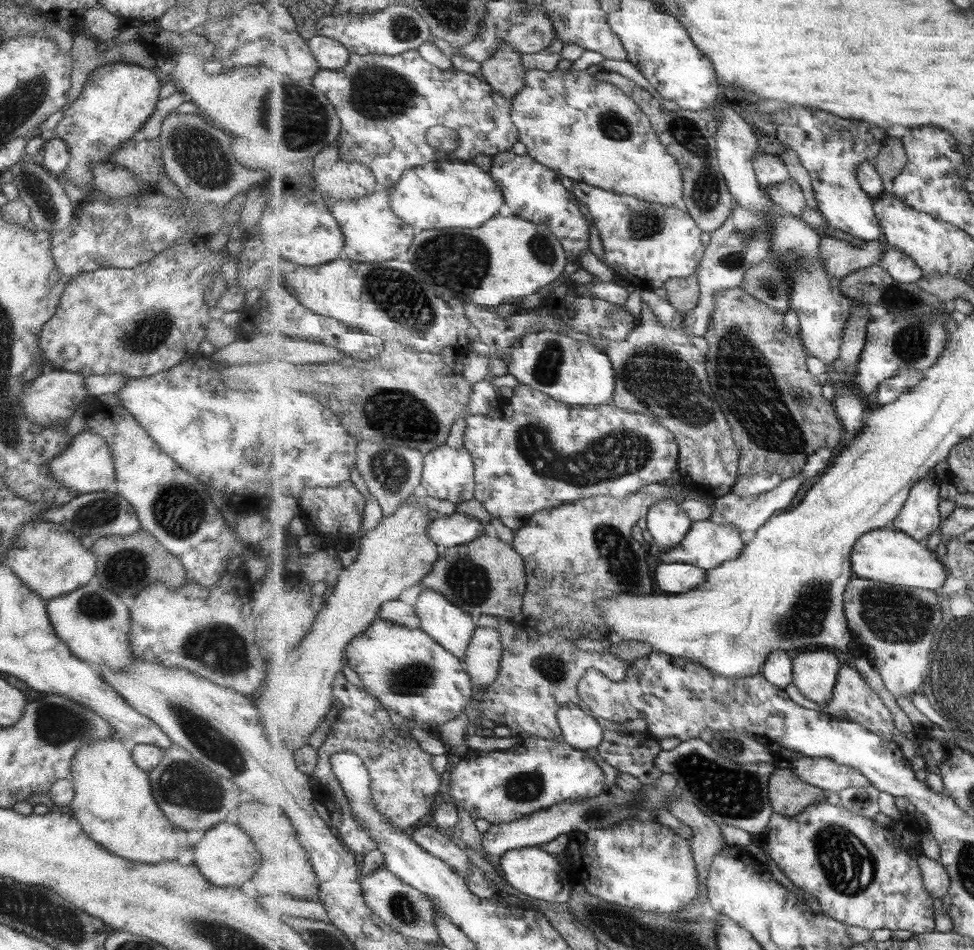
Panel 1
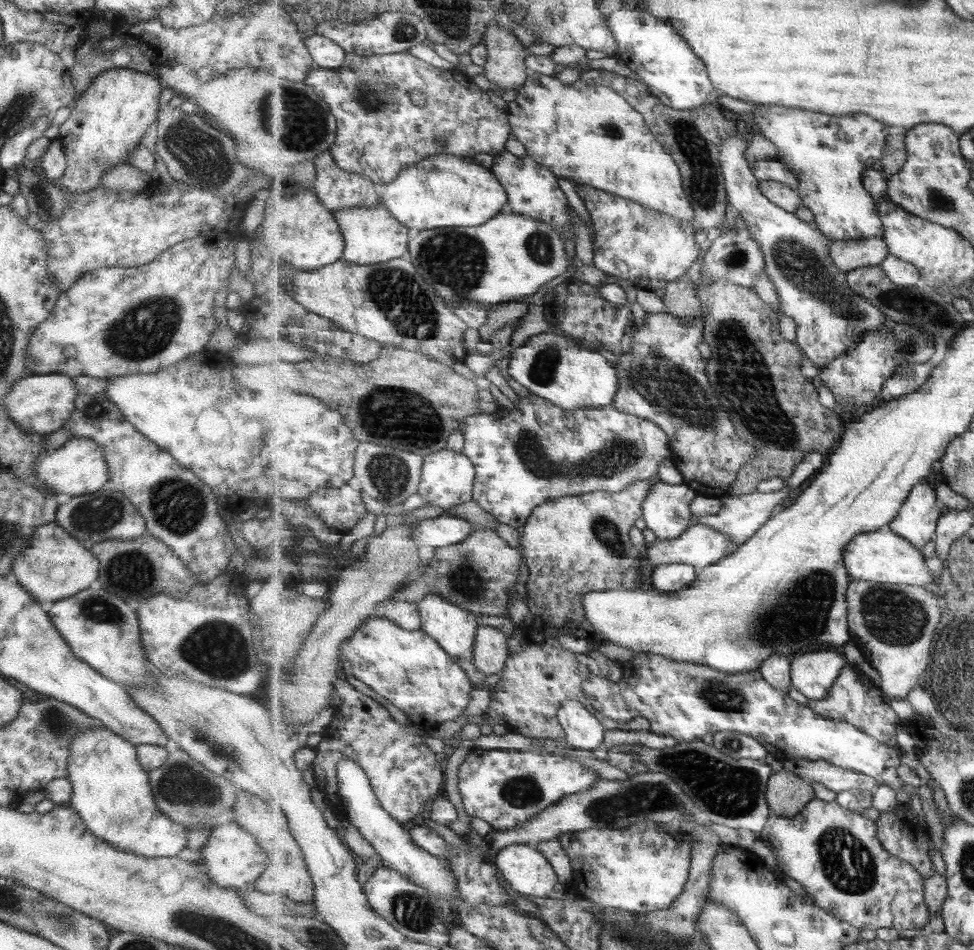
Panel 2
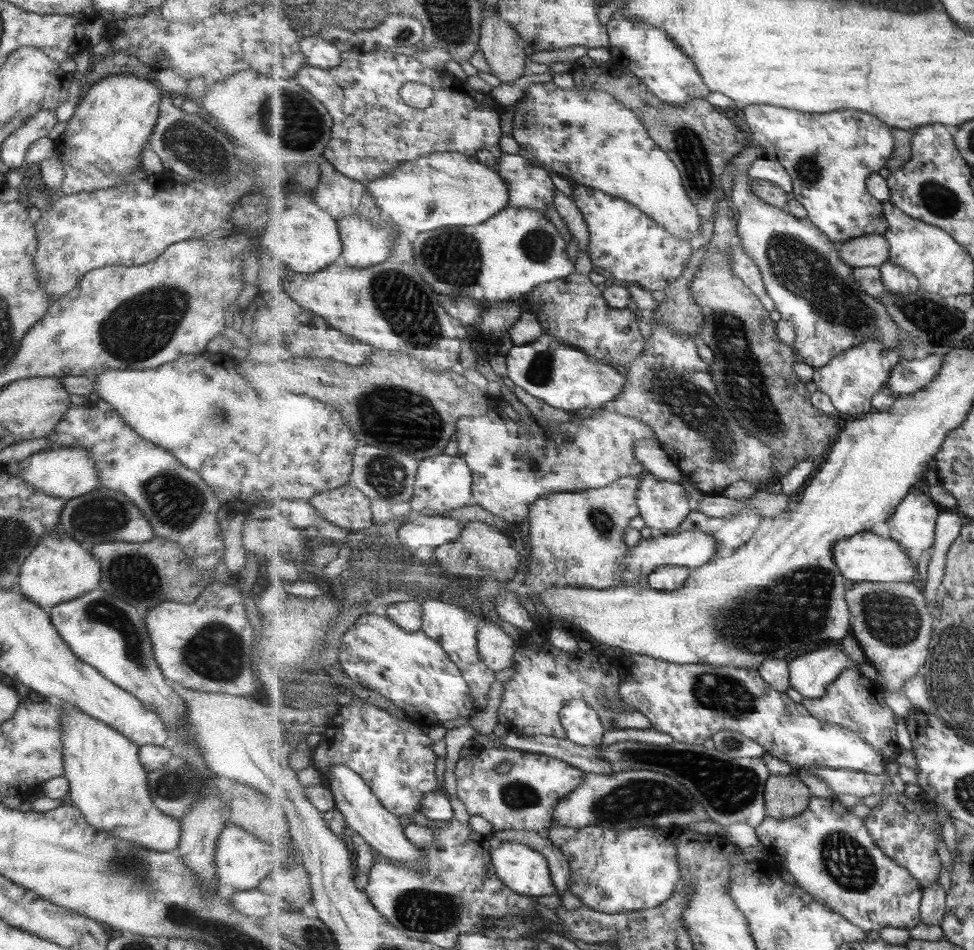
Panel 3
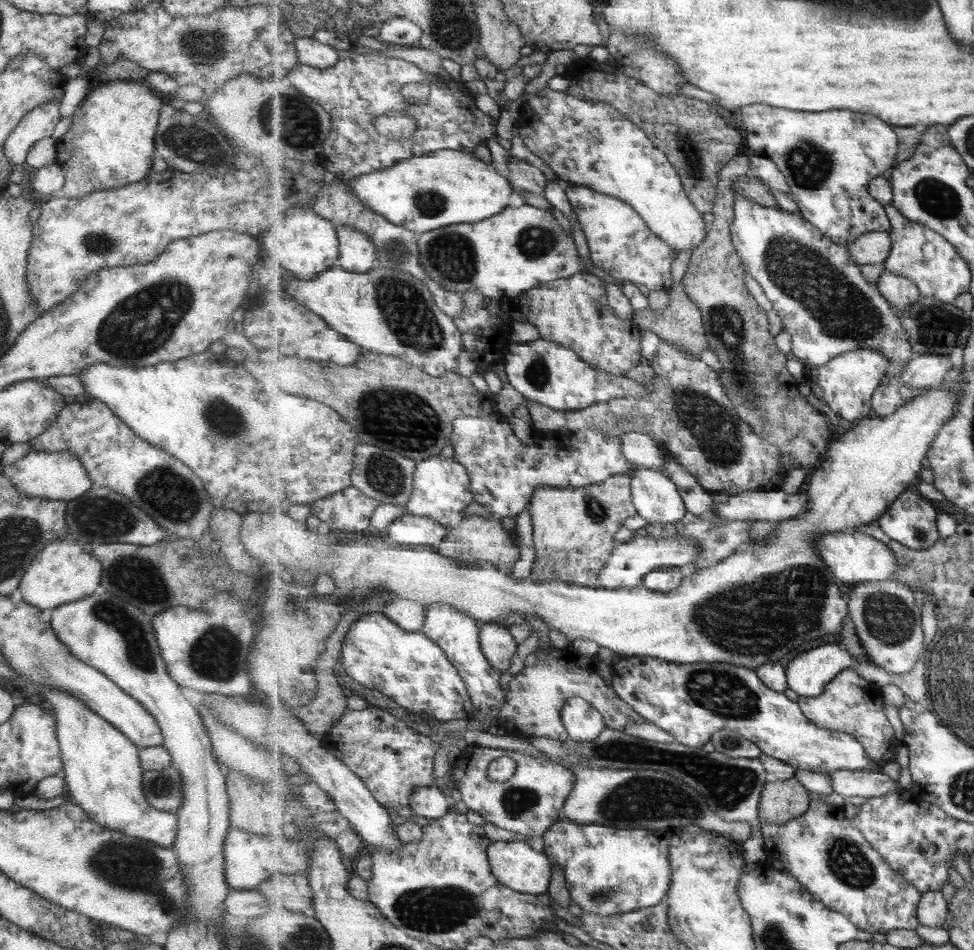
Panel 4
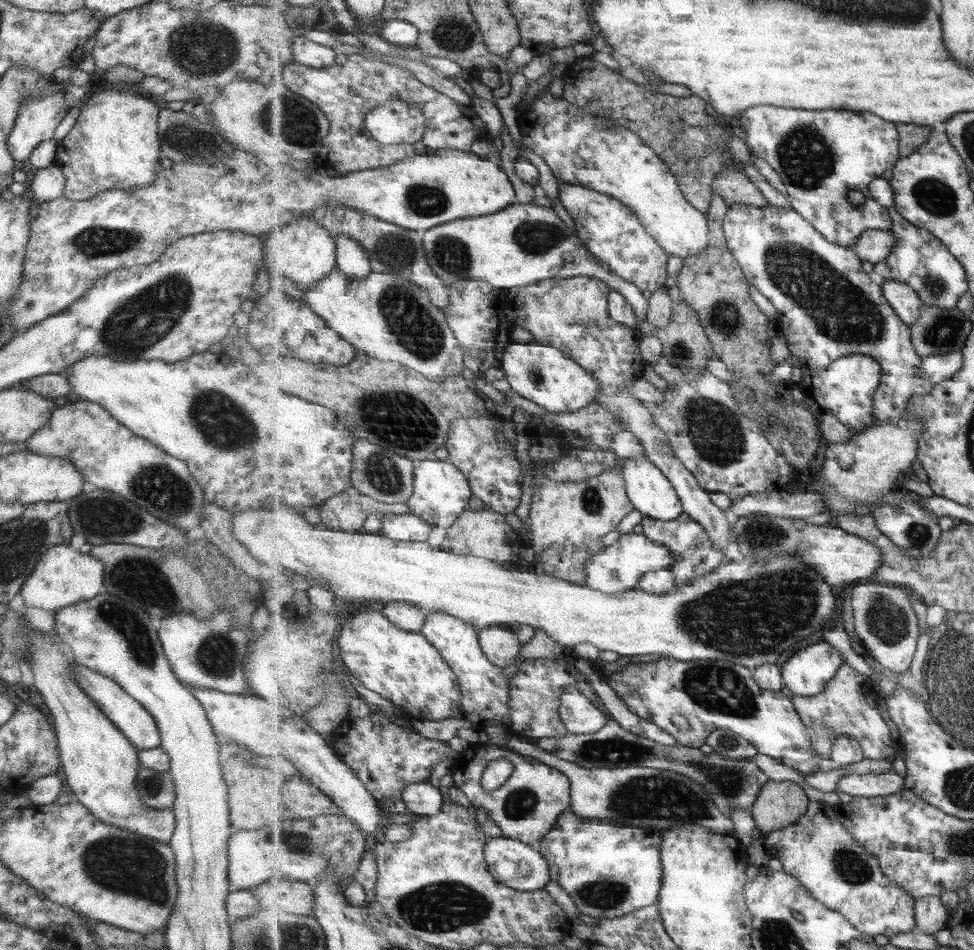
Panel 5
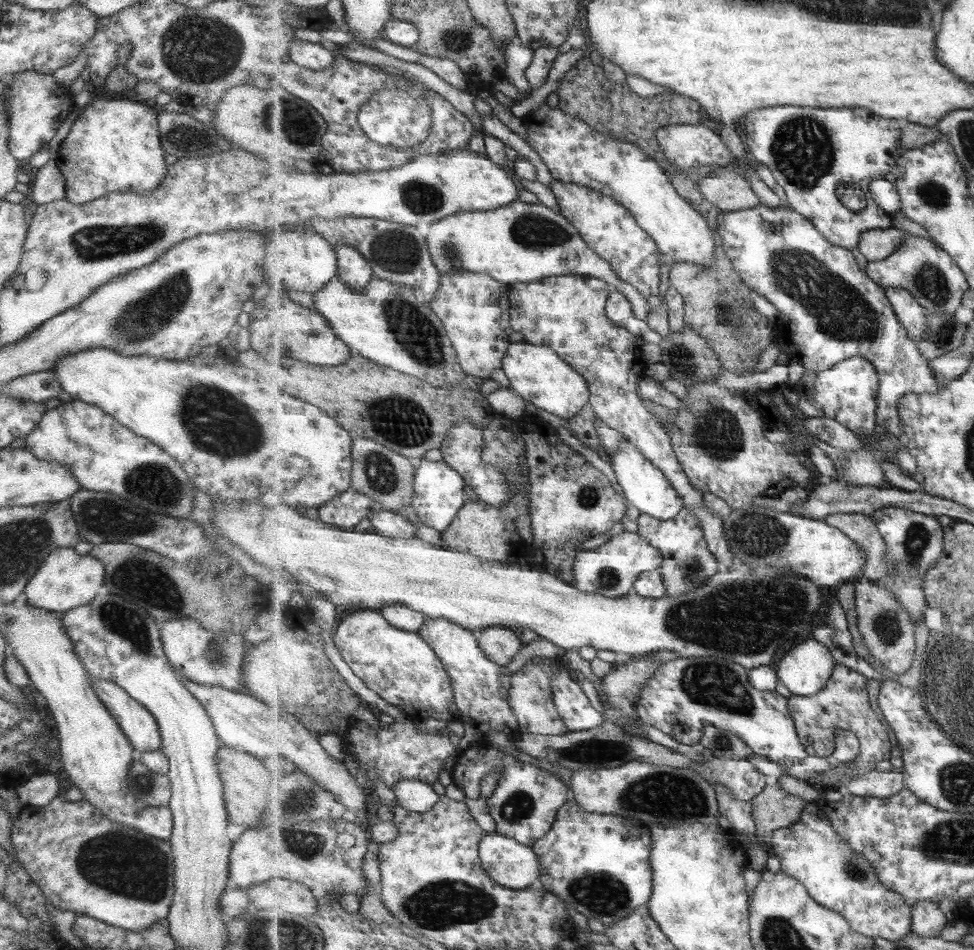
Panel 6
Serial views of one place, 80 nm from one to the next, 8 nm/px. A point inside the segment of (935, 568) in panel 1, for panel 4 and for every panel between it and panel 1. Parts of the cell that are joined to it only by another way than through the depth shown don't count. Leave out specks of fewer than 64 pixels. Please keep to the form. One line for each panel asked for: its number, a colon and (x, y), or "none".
2: (886, 557)
3: (865, 557)
4: (853, 556)

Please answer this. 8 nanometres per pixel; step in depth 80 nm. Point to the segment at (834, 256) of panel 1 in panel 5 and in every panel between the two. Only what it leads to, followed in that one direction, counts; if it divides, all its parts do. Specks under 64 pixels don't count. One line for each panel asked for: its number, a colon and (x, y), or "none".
2: (858, 253)
3: (873, 249)
4: (874, 247)
5: (875, 246)

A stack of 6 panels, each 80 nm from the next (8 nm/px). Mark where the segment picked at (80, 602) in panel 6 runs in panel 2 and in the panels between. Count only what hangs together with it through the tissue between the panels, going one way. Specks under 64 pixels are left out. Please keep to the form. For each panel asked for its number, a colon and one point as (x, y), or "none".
2: (53, 566)
3: (58, 569)
4: (61, 572)
5: (62, 576)

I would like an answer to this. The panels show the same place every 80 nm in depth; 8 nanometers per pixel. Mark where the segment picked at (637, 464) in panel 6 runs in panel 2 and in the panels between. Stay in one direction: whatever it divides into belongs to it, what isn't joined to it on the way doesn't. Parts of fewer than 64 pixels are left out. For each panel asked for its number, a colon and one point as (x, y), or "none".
2: (668, 514)
3: (664, 505)
4: (657, 498)
5: (652, 493)

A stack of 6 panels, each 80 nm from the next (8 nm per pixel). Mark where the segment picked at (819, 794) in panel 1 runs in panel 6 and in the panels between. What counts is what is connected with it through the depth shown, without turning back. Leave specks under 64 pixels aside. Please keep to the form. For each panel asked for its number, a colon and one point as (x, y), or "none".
2: (788, 794)
3: (786, 797)
4: (782, 801)
5: (780, 804)
6: (774, 809)

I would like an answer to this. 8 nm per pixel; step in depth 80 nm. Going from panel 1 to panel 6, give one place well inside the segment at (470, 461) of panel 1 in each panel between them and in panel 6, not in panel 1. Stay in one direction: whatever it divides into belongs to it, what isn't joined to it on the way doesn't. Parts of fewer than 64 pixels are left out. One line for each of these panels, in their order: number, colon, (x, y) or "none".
2: (448, 478)
3: (444, 482)
4: (442, 486)
5: (441, 491)
6: (439, 493)

